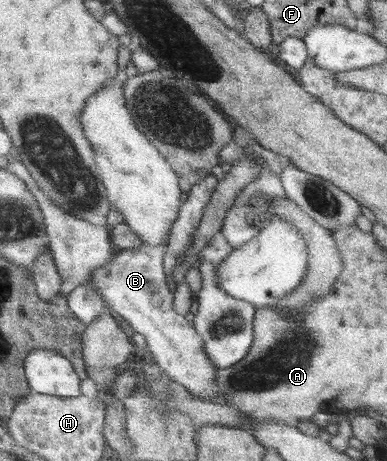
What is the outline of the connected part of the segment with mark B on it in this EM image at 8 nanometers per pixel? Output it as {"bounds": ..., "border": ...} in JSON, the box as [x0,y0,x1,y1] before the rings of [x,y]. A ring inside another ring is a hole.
{"bounds":[87,237,227,405],"border":[[[170,237],[163,246],[123,250],[109,265],[95,271],[87,282],[99,290],[115,315],[121,315],[135,332],[144,335],[149,357],[161,366],[168,379],[184,385],[202,401],[226,405],[227,399],[218,381],[219,369],[205,349],[204,337],[194,322],[175,311],[175,292],[171,292],[165,273],[169,240]]]}

